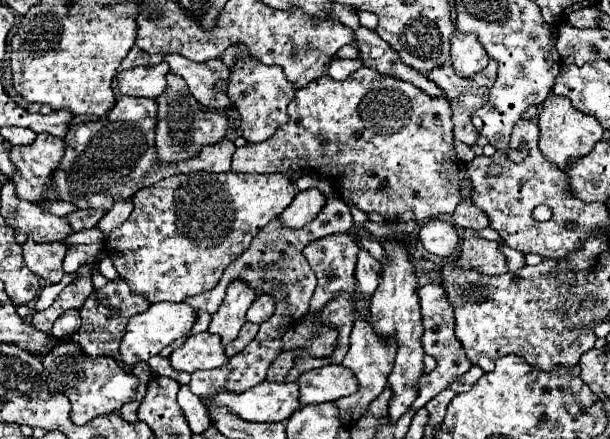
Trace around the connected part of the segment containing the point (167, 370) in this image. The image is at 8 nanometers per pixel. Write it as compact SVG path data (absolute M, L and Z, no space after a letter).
M160 355L153 356L147 362L151 371L156 376L166 376L172 378L181 385L189 384L191 375L188 373L182 374L172 369L168 358L163 358Z

